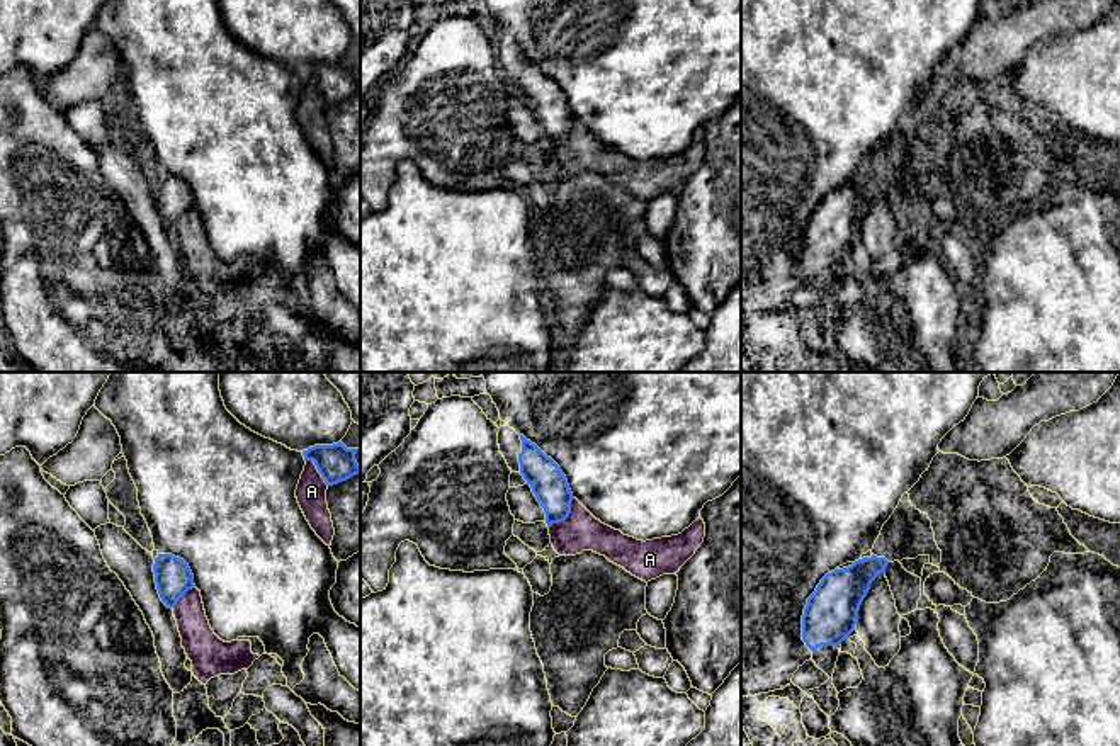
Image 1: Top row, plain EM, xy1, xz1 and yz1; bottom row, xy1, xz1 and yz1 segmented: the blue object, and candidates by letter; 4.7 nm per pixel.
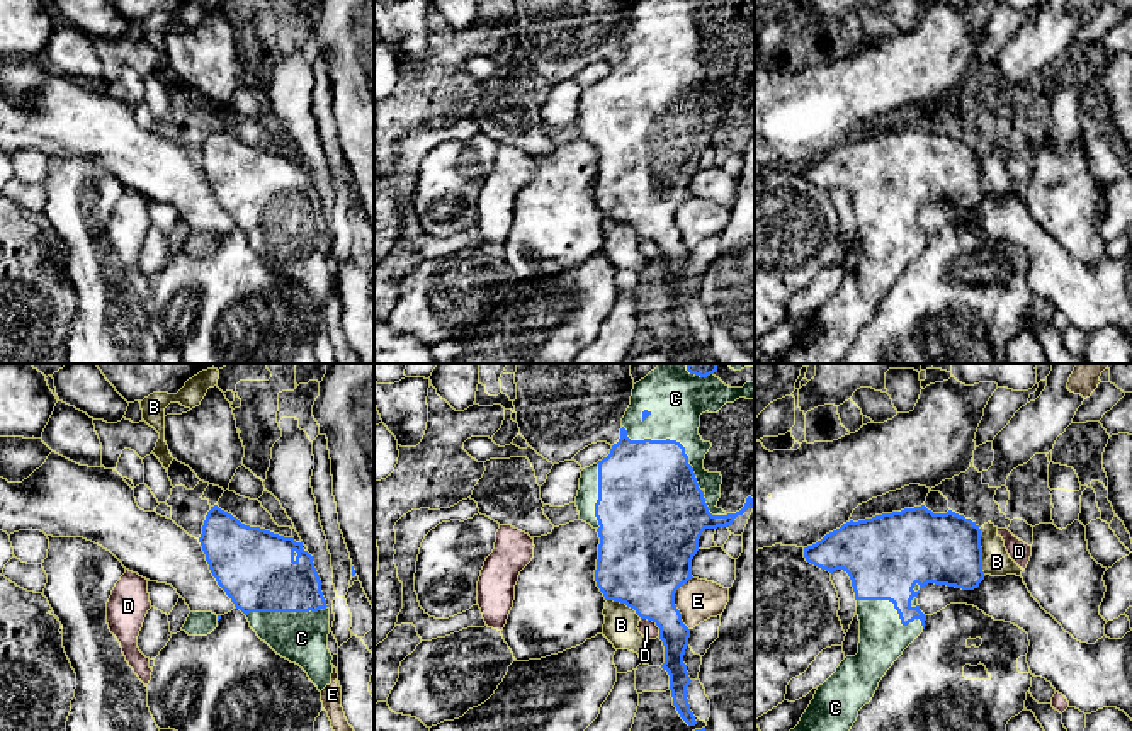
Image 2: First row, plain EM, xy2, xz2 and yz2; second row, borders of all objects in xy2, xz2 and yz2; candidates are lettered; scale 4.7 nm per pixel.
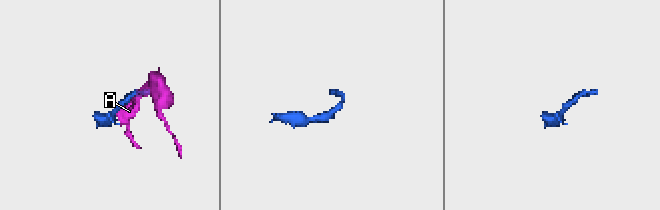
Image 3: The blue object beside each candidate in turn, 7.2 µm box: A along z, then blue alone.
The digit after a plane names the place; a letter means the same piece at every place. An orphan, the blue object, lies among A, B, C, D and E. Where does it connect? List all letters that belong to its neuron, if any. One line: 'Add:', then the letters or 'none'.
Add: C

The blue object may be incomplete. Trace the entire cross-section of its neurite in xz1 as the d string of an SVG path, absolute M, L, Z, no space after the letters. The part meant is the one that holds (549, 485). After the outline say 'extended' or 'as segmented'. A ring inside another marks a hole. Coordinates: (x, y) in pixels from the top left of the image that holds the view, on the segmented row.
M520 435L522 452L518 454L520 474L532 488L544 508L546 523L564 522L571 513L573 493L561 467L547 457L535 444Z; as segmented

